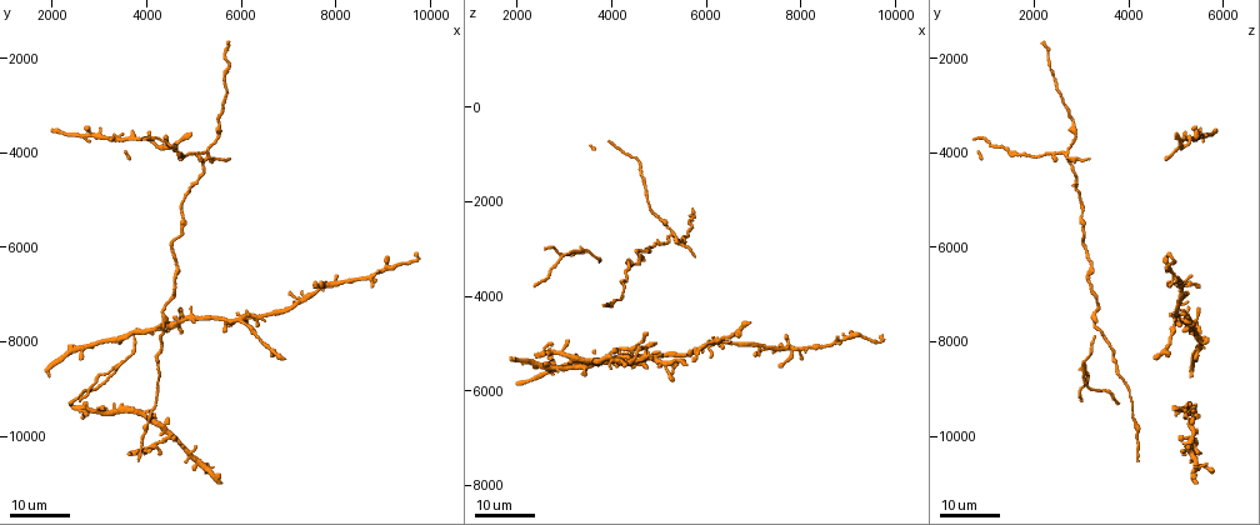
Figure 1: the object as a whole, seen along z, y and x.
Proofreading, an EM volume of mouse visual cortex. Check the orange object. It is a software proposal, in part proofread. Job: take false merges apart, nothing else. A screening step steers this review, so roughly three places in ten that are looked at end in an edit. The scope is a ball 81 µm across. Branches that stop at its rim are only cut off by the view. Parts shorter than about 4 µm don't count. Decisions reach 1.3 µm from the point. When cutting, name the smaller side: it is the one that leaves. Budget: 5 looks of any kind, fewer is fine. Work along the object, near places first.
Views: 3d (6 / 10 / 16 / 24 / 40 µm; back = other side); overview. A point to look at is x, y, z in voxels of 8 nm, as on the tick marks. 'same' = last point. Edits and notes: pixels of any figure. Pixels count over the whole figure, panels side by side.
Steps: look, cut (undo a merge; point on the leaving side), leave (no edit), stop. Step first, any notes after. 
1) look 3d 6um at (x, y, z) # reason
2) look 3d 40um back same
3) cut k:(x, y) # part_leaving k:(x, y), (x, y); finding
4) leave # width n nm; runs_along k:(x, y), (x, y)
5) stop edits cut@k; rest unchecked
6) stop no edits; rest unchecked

look 3d 16um at (5350, 4050, 2650) # four or more arms meet

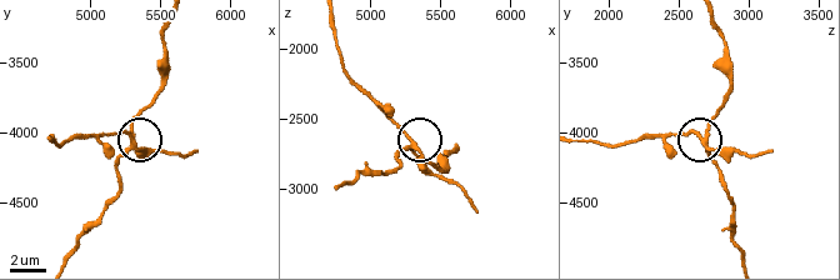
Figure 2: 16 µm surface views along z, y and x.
look 3d 10um at (5320, 4060, 2700)

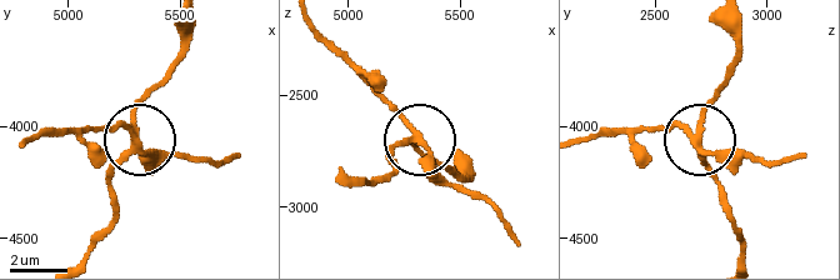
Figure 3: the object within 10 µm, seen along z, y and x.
cut 3:(145, 168) # width 240 nm; part_leaving 3:(140, 145), (119, 126), (54, 126), (23, 143); a second cell is stuck on

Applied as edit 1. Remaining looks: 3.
look 3d 16um at (6000, 7600, 5050) # thin arm on a thick one

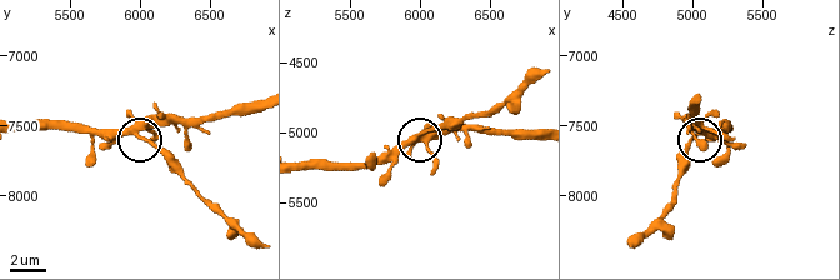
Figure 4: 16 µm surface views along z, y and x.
look 3d 10um at (5980, 7540, 5040) # closer look

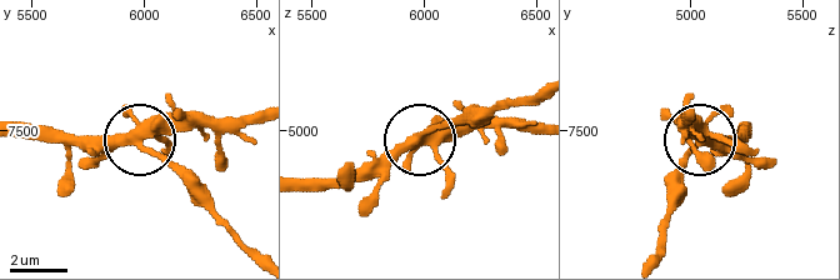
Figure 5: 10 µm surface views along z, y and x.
cut 5:(173, 163) # arms 5; part_leaving 5:(138, 143), (258, 253); two cells meet here

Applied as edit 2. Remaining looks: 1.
stop edits cut@3, cut@5; rest unchecked

